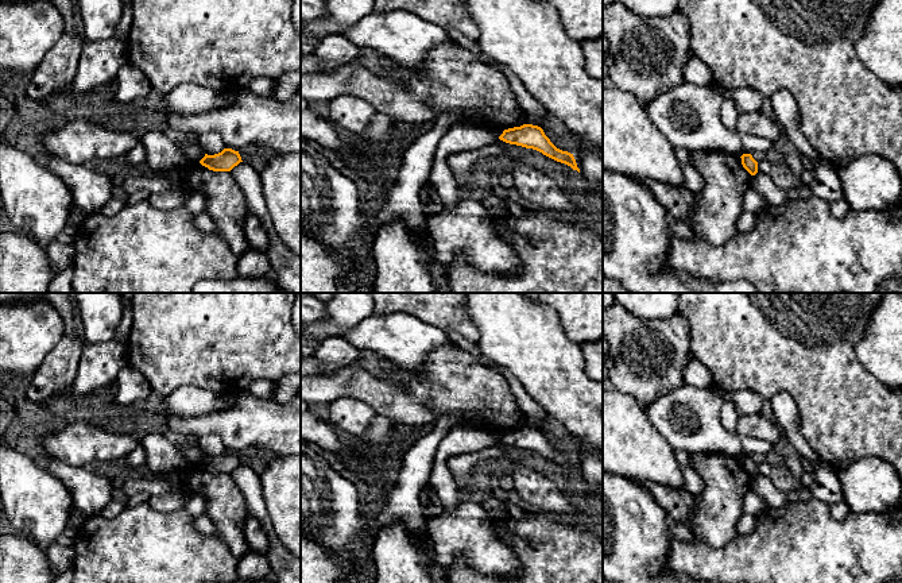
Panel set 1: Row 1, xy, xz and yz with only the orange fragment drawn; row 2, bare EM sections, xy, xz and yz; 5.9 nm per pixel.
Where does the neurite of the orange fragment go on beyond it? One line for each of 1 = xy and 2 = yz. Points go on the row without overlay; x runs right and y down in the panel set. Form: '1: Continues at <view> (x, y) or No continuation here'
1: No continuation here
2: No continuation here

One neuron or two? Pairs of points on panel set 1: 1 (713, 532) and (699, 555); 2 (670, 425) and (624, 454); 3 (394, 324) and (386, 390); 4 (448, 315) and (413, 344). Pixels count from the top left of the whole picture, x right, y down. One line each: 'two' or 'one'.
1: two
2: two
3: two
4: two

